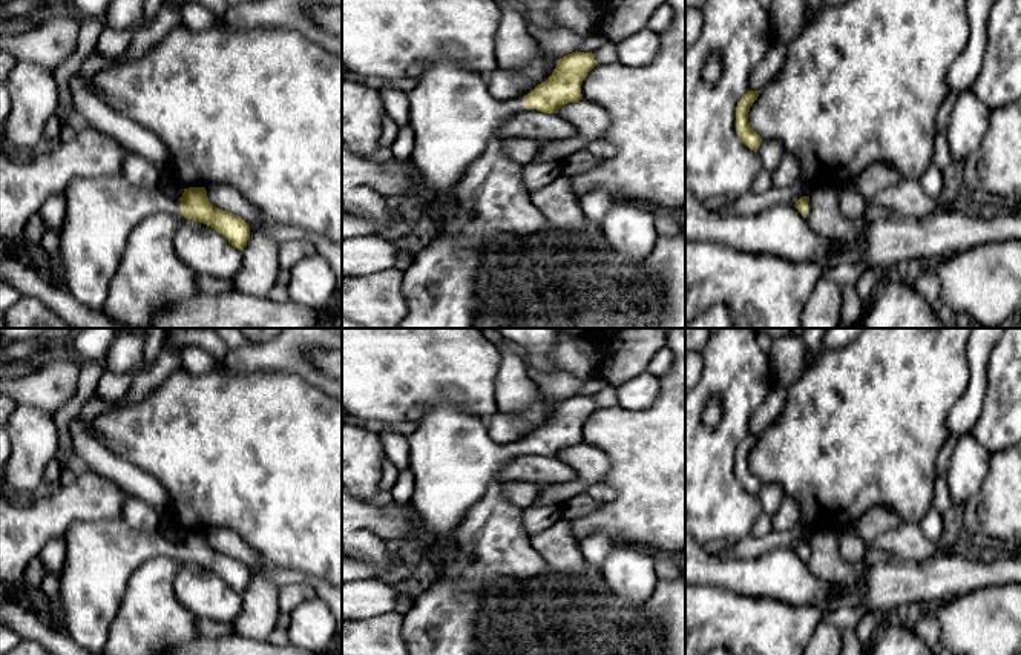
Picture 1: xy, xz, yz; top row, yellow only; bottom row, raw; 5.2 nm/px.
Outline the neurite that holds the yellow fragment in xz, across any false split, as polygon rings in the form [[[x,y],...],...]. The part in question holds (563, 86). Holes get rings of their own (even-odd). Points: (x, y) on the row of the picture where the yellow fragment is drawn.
[[[448,44],[442,58],[431,64],[417,80],[415,87],[409,91],[409,126],[414,132],[414,150],[411,161],[422,176],[422,184],[431,198],[443,198],[451,193],[455,184],[463,178],[469,166],[484,152],[500,124],[512,114],[523,109],[537,109],[544,114],[558,114],[564,104],[583,100],[581,84],[587,74],[598,64],[592,52],[572,52],[558,60],[552,75],[538,84],[523,98],[498,101],[484,89],[484,75],[461,64],[461,51],[457,44]]]

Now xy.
[[[123,175],[74,178],[64,192],[66,213],[60,227],[63,287],[90,310],[100,310],[127,247],[132,230],[159,212],[202,222],[239,250],[250,225],[238,215],[215,207],[205,187],[189,187],[179,199],[159,187],[138,189]]]

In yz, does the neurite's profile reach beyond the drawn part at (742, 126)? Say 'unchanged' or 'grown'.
unchanged

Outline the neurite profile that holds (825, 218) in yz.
[[[817,187],[811,190],[806,221],[816,235],[839,252],[866,239],[865,213],[858,218],[845,218],[840,212],[837,189]]]

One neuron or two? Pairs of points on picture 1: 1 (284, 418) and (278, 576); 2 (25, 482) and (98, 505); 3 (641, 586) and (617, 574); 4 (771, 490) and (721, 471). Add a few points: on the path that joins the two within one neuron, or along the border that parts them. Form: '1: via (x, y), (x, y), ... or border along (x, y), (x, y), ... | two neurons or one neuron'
1: border along (250, 545), (270, 566), (295, 569), (313, 577) | two neurons
2: border along (34, 496), (26, 502) | two neurons
3: via (635, 582), (627, 574), (623, 574) | one neuron
4: border along (756, 496), (764, 511) | two neurons

